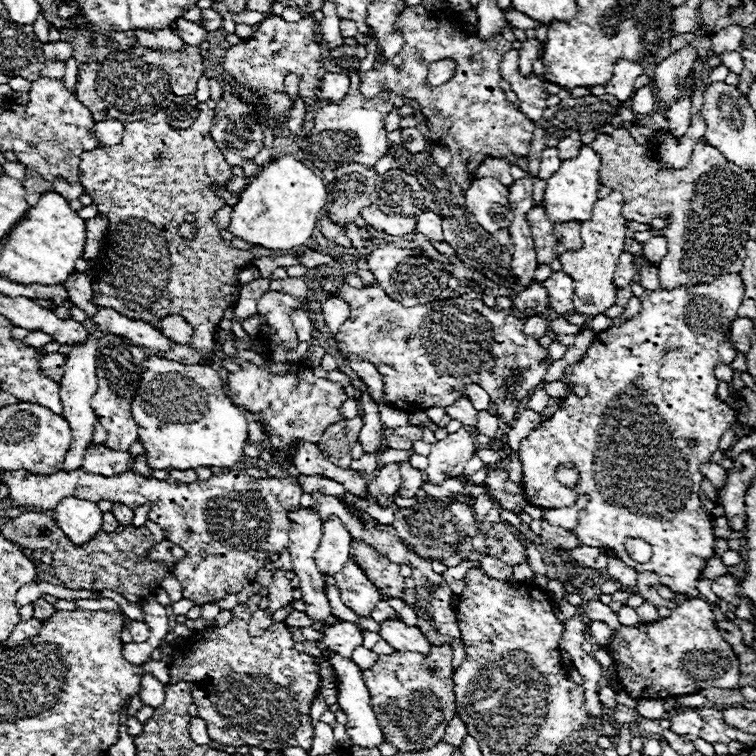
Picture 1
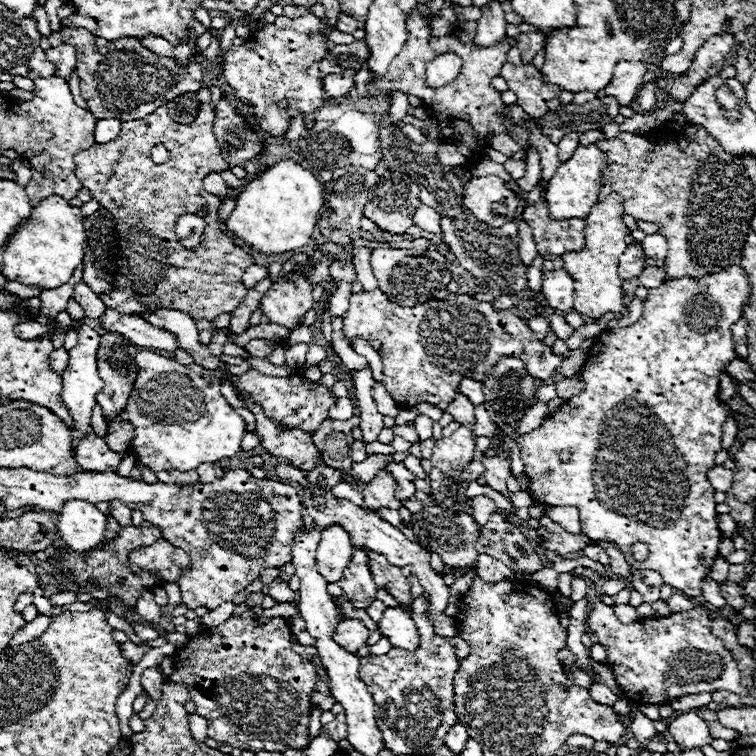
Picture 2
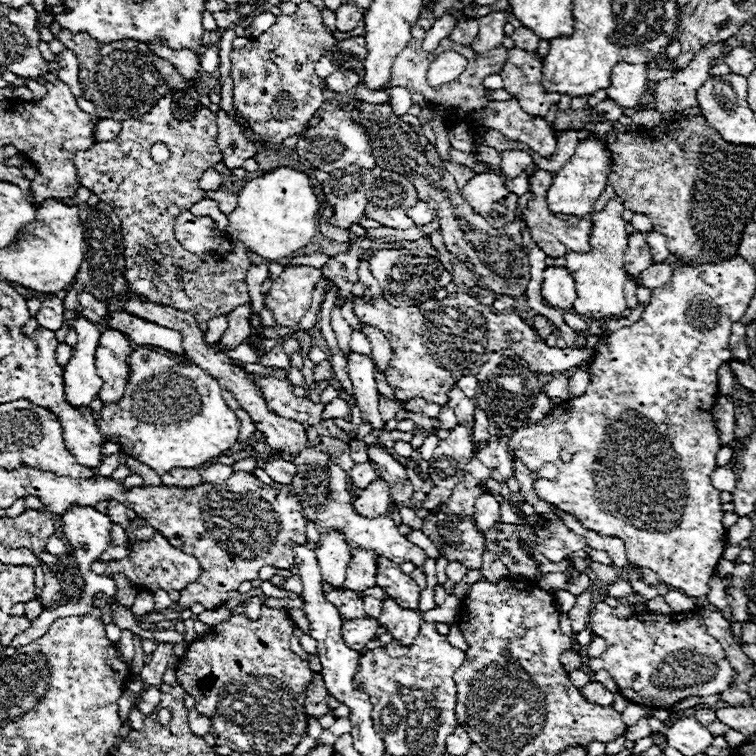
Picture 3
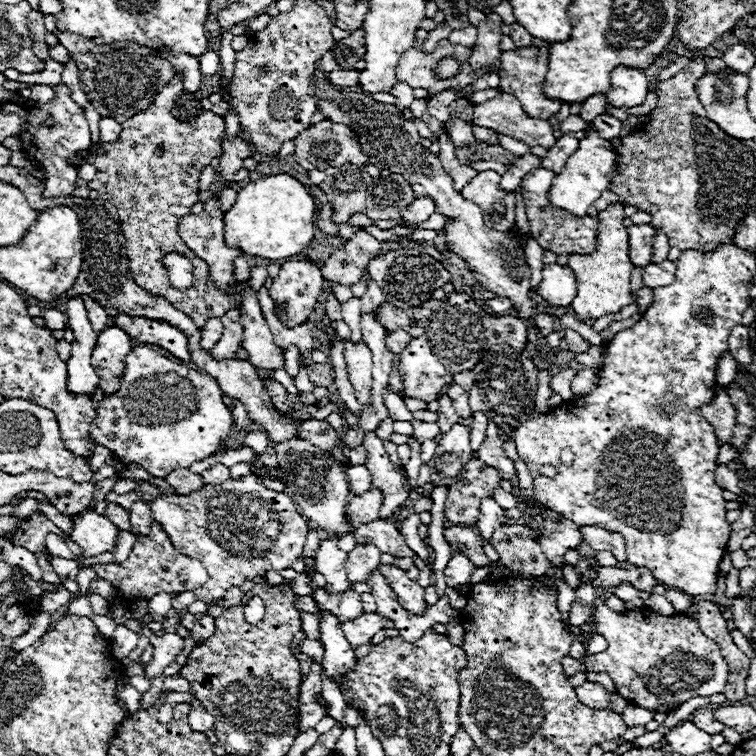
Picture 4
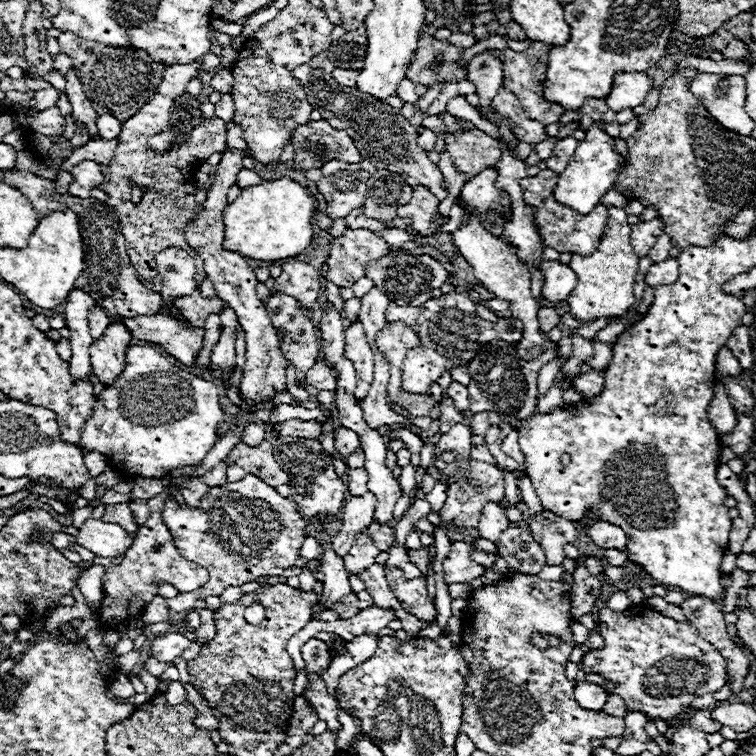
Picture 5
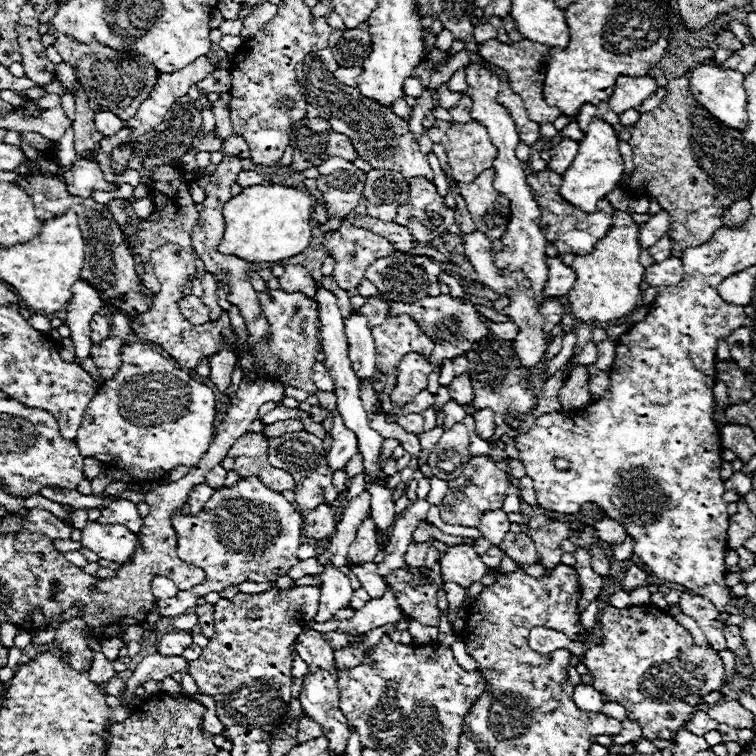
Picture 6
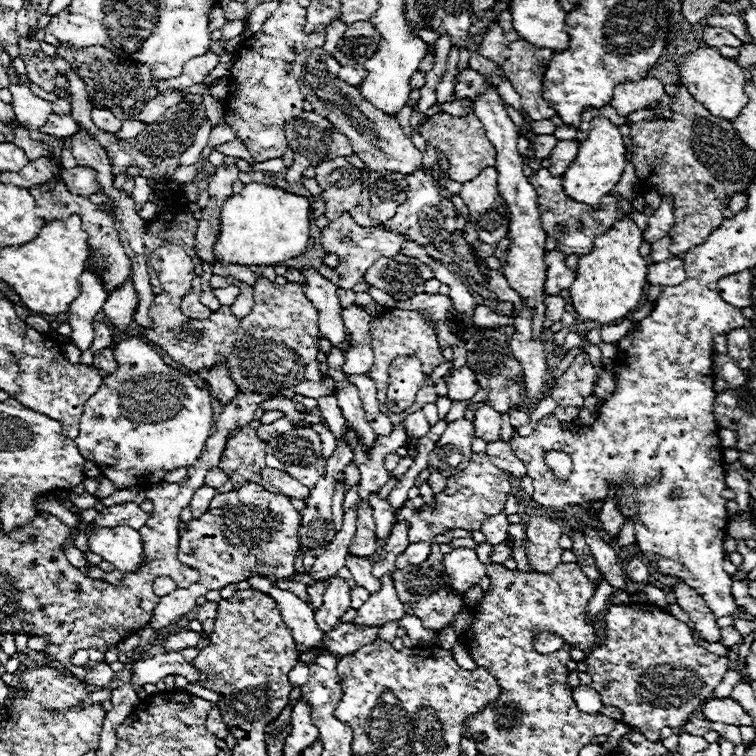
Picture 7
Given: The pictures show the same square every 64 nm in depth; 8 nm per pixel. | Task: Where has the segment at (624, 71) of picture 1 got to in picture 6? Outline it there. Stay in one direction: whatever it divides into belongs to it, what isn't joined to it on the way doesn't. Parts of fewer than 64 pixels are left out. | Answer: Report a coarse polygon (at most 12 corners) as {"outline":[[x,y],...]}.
{"outline":[[620,76],[608,100],[612,112],[640,106],[658,84],[650,76]]}

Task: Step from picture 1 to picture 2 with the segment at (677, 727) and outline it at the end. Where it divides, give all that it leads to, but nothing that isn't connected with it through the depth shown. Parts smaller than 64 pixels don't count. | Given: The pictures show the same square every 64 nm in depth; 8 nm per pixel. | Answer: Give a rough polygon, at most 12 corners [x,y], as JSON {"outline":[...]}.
{"outline":[[696,712],[676,716],[668,732],[684,750],[710,744]]}

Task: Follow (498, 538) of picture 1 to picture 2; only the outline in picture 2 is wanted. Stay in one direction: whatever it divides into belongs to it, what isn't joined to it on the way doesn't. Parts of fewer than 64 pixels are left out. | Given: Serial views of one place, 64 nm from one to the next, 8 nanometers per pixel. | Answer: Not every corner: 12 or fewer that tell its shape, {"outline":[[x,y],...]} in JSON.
{"outline":[[492,514],[474,548],[512,572],[546,568],[520,528]]}

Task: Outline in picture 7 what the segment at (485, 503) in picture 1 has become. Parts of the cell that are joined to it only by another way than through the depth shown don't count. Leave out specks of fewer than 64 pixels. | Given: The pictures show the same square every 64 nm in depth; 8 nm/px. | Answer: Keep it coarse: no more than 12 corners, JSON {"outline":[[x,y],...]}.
{"outline":[[488,516],[482,524],[486,542],[496,546],[508,538],[508,516]]}

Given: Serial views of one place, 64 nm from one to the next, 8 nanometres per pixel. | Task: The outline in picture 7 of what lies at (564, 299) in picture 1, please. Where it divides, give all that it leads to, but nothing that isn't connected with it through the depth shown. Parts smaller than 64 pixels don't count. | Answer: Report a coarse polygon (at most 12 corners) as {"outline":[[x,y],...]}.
{"outline":[[558,250],[546,252],[548,264],[544,292],[564,294],[576,272],[564,264]]}

